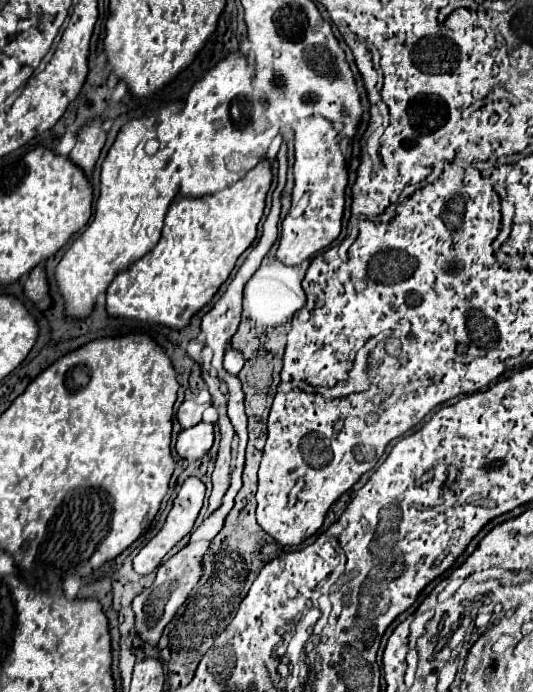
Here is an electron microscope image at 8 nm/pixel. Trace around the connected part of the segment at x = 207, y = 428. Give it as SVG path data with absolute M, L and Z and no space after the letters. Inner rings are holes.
M199 422L187 430L181 430L177 438L177 452L185 460L203 458L213 446L213 426Z

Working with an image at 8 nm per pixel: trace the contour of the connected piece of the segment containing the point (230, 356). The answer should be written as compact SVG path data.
M229 348L229 350L227 350L227 354L225 354L225 360L223 360L225 370L227 370L229 374L239 374L239 372L241 372L241 368L243 368L243 364L245 364L243 354L241 354L239 350Z

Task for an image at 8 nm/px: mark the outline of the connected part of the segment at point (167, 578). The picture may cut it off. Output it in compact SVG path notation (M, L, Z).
M189 542L183 550L179 550L175 556L171 556L165 564L157 568L157 578L155 582L145 588L135 600L133 600L133 610L135 610L135 630L143 640L149 644L157 644L161 638L163 628L171 622L179 606L183 606L189 598L191 588L199 582L201 578L201 560L209 548L209 542Z

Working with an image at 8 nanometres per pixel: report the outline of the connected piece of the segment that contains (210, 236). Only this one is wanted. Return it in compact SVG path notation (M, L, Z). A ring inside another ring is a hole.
M263 158L251 172L247 172L247 176L243 176L243 180L237 180L235 184L231 184L231 188L225 188L223 192L215 192L215 196L199 196L199 200L191 200L191 196L177 196L165 216L159 244L135 264L121 270L117 278L113 278L111 286L107 288L107 312L145 322L157 322L171 328L185 328L191 316L215 296L219 286L229 278L231 270L235 268L237 258L257 238L257 224L265 210L265 196L271 188L271 180L271 162Z

